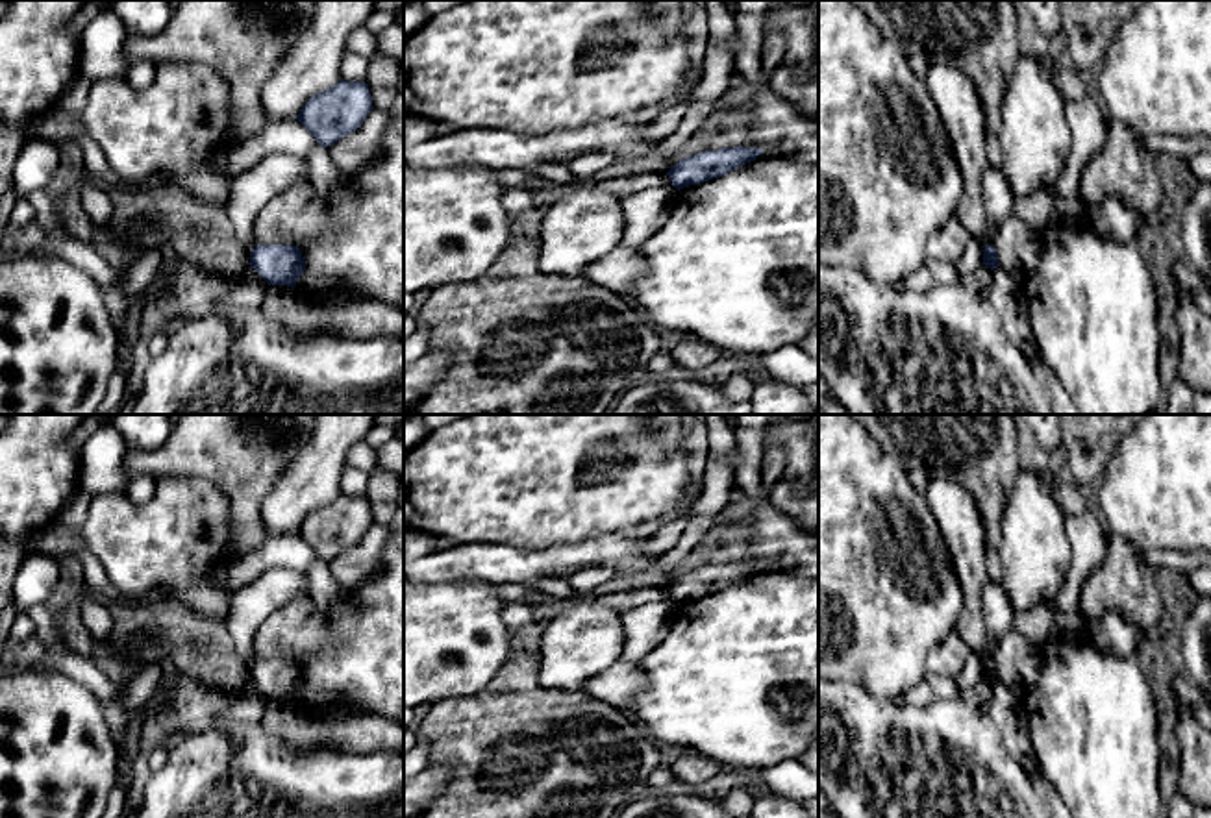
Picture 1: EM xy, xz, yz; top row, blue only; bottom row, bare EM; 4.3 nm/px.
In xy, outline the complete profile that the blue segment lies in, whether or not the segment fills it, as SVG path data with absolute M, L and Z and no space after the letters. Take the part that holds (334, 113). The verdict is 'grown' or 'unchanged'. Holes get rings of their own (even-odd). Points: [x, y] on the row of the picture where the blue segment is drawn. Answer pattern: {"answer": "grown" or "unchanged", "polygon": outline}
{"answer": "unchanged", "polygon": "M341 80L333 87L311 96L296 120L324 148L356 131L374 109L365 81Z"}

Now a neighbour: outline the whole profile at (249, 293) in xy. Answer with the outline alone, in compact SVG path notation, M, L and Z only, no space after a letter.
M248 268L244 278L215 304L215 315L230 318L235 326L243 324L243 315L263 305L268 283Z

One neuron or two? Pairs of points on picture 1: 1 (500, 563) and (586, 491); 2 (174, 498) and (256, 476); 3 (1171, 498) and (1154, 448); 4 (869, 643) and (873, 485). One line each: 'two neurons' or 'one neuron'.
1: two neurons
2: two neurons
3: one neuron
4: one neuron

